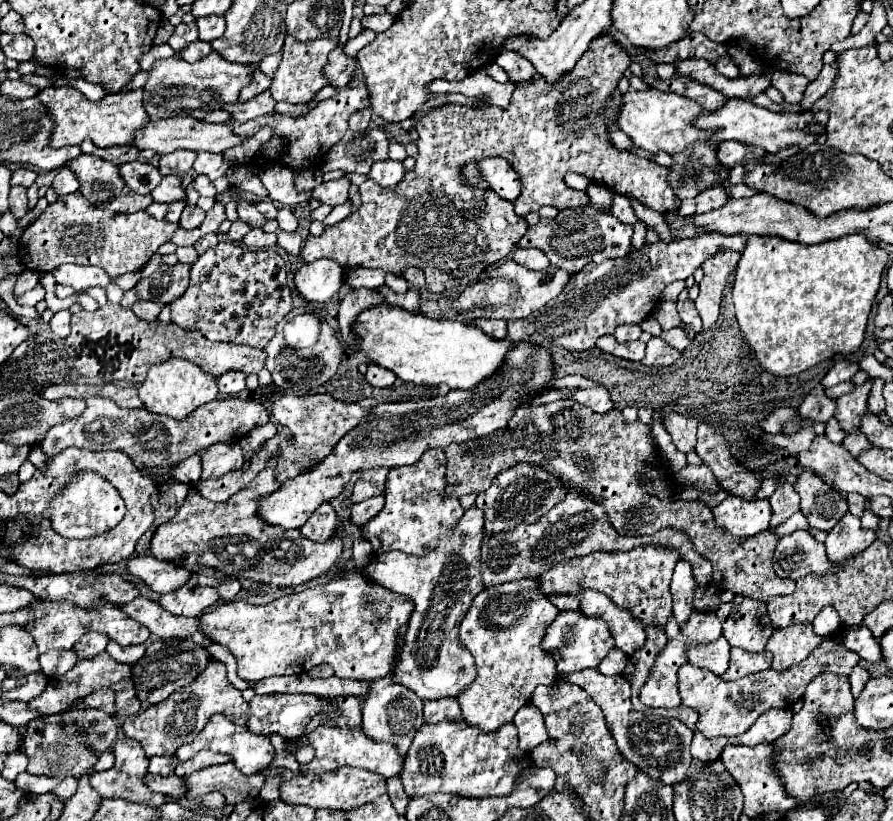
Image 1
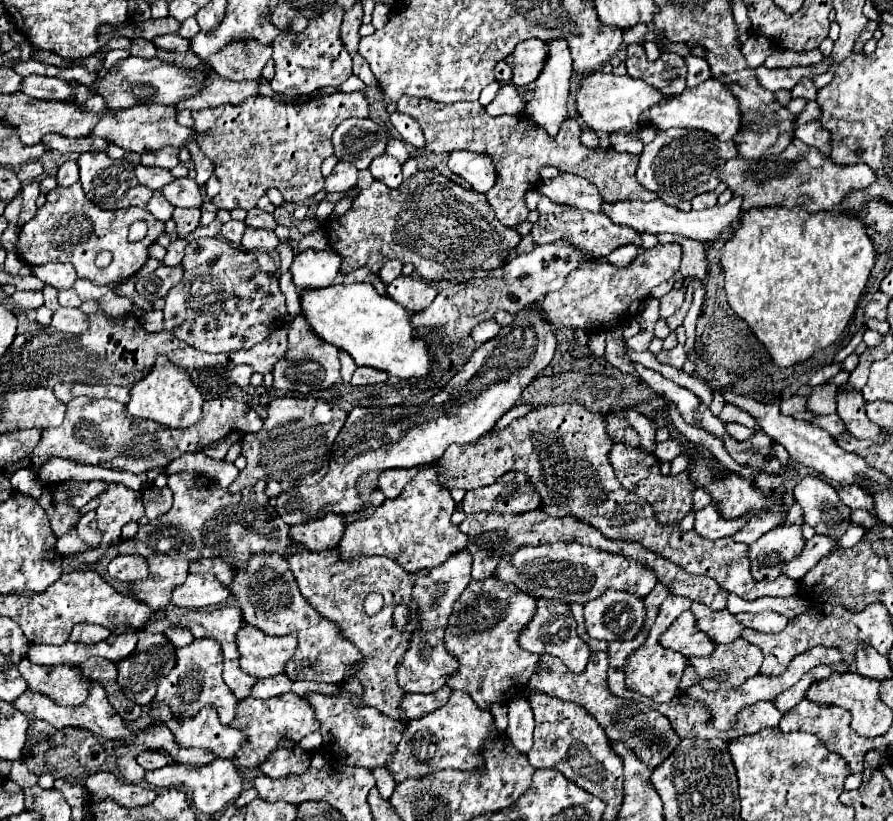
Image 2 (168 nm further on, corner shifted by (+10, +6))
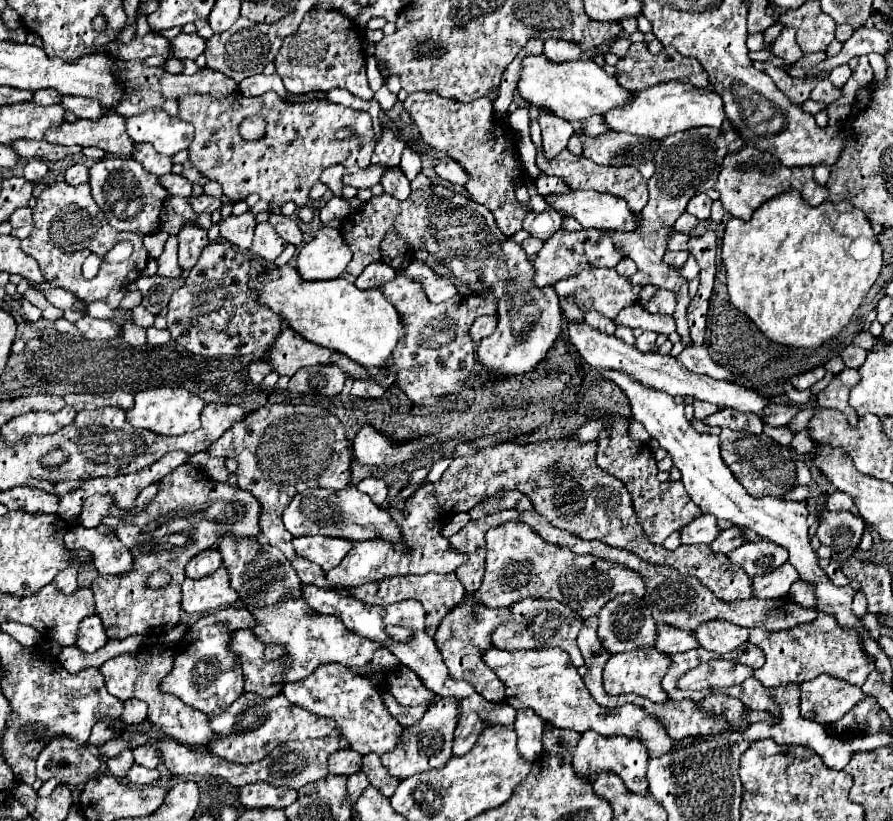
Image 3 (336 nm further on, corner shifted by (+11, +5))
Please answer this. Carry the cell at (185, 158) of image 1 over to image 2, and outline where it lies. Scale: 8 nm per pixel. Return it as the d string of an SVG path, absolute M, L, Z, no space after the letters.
M161 147L161 149L157 149L157 151L145 151L145 153L141 155L141 165L173 169L173 167L179 163L177 153L179 153L177 147Z

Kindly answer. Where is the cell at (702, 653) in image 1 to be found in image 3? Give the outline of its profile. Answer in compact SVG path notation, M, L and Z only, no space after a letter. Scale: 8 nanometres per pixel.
M656 624L658 638L656 638L656 650L664 654L676 654L676 652L686 652L692 648L698 648L698 640L694 638L692 632L666 626L666 624Z

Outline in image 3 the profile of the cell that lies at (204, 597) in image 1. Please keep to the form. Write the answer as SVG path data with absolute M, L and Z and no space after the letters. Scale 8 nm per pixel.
M222 564L214 574L182 582L182 610L186 612L210 612L228 608L238 600L238 592L230 586L230 574Z

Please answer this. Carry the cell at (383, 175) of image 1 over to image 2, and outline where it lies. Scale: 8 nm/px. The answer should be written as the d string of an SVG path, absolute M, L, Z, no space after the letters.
M379 155L379 157L375 157L375 161L371 161L371 165L369 165L369 171L371 171L371 175L373 175L375 179L383 181L383 183L385 183L387 187L391 187L391 189L397 189L397 187L401 185L401 181L403 181L399 161L395 161L395 159L389 157L389 155Z

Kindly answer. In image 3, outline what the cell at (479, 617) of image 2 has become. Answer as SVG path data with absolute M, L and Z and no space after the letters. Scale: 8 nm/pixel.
M462 602L458 604L454 610L450 610L444 620L440 622L436 634L434 634L434 642L448 666L450 678L458 678L458 680L466 680L474 686L474 690L486 698L488 702L504 702L506 698L506 688L504 684L498 680L498 676L482 662L482 652L488 650L490 644L490 634L496 626L500 626L502 622L506 622L510 618L510 610L508 608L486 608L482 604L474 604L474 602Z

